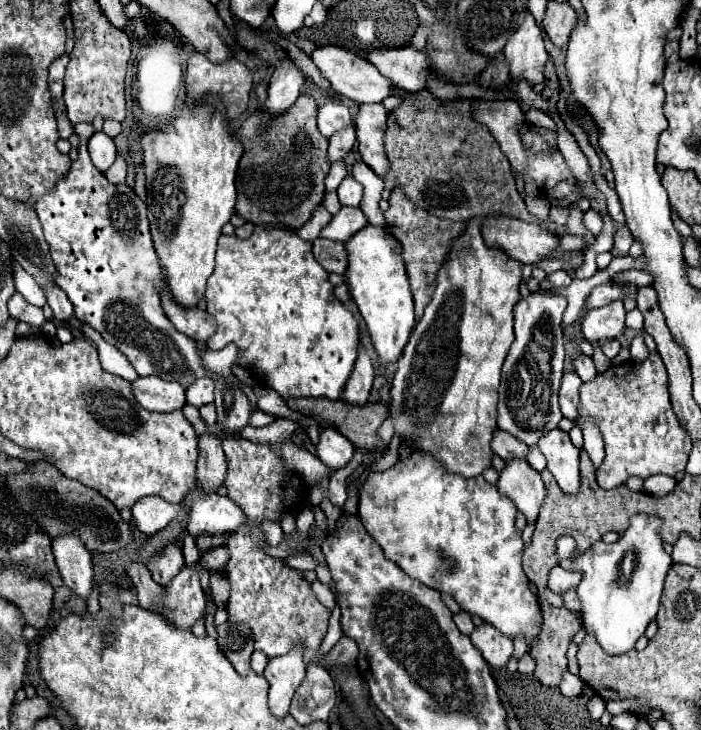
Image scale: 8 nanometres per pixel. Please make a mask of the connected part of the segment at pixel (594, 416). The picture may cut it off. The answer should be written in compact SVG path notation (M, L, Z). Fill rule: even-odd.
M650 352L650 356L640 364L630 360L620 366L610 366L604 374L598 374L592 382L582 384L576 424L582 424L586 420L594 422L600 428L606 444L606 456L596 470L598 486L610 490L624 484L632 476L638 478L648 478L652 474L676 476L676 472L684 470L684 428L672 410L668 396L666 368L656 352Z

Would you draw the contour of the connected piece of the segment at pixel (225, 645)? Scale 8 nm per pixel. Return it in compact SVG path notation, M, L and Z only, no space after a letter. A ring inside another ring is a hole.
M222 624L216 628L218 632L218 648L226 654L232 666L246 676L250 672L250 656L254 652L254 638L248 626L244 624Z

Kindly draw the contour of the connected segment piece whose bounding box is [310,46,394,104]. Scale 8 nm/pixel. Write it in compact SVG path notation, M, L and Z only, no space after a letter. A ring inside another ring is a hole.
M318 46L312 56L314 64L318 66L318 70L322 72L322 76L332 84L332 88L354 100L354 102L360 102L360 104L374 104L374 102L382 102L386 96L390 96L390 92L394 90L392 82L388 78L384 78L368 60L356 56L354 52L350 50L344 50L340 46Z

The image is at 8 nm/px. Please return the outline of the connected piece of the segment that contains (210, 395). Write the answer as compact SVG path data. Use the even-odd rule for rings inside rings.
M200 378L186 390L186 404L200 408L210 402L214 402L214 384L210 378Z

